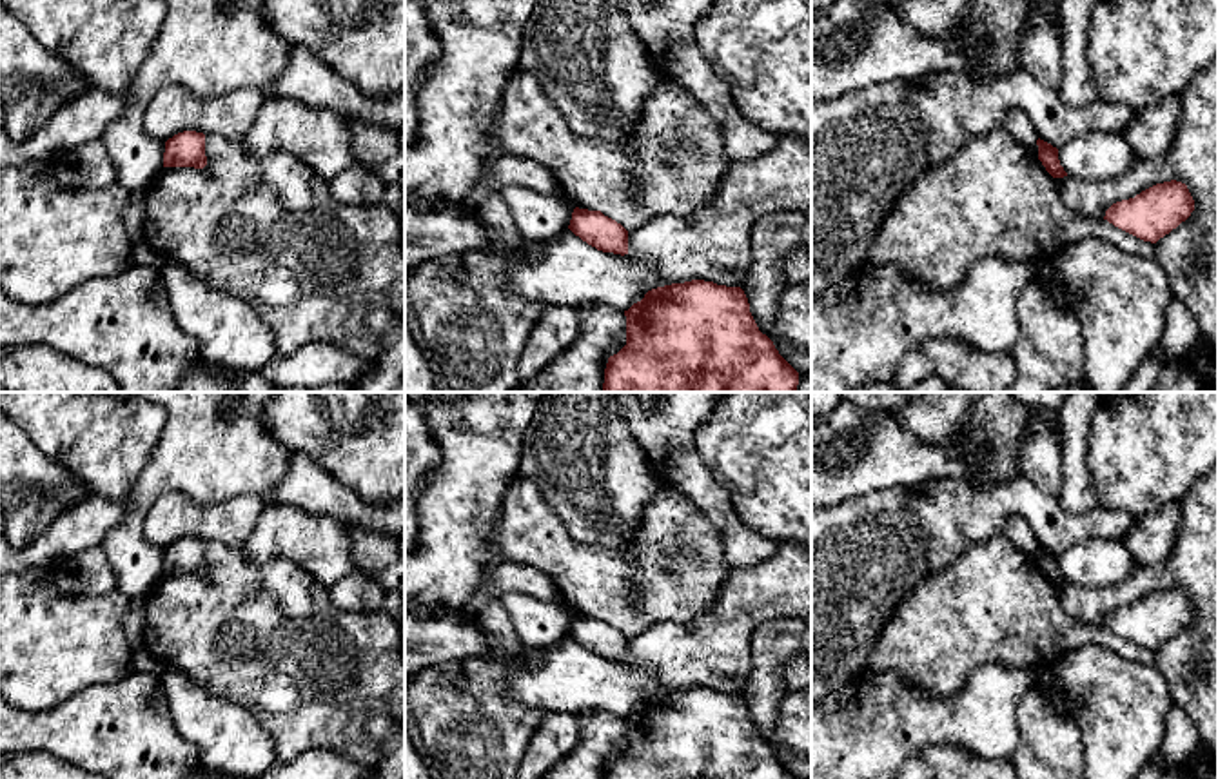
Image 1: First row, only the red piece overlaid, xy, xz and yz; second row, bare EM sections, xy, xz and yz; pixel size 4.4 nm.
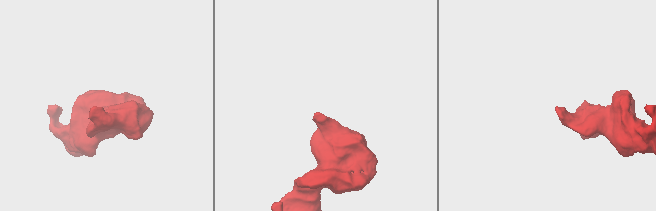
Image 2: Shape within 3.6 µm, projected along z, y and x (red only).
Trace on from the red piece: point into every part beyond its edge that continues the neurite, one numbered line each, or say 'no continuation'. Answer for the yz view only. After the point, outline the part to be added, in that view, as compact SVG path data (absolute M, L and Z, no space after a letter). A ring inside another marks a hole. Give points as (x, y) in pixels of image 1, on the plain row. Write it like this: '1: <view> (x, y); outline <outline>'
1: yz (1015, 529); outline M1020 516L1007 518L998 532L1002 532L1024 554L1033 556L1038 547L1033 530Z

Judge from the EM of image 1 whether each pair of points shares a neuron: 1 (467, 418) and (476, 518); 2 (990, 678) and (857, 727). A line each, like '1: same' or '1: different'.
1: same
2: same

